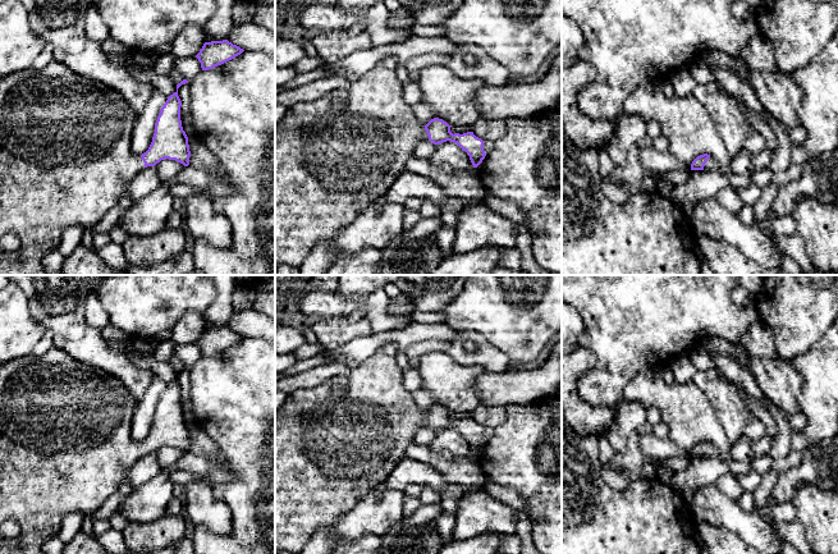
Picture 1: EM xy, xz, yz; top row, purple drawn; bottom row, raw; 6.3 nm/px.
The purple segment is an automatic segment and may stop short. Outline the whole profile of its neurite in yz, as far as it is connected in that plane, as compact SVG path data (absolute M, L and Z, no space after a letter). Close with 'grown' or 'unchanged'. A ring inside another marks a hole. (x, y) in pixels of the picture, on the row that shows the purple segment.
M708 154L697 156L691 164L691 170L713 171L718 168L716 160Z; grown

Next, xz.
M388 56L380 60L370 72L360 75L354 82L349 82L347 88L333 88L326 95L312 102L297 102L287 107L284 118L275 124L275 264L287 264L299 267L312 248L320 242L335 237L345 226L351 225L370 205L383 198L397 178L406 171L407 161L413 156L416 147L422 141L430 141L439 145L447 141L457 143L470 156L473 168L477 168L486 154L484 142L473 132L463 134L452 133L450 125L443 119L434 118L423 125L412 110L412 105L403 99L403 83L397 78L399 63L395 56Z; grown

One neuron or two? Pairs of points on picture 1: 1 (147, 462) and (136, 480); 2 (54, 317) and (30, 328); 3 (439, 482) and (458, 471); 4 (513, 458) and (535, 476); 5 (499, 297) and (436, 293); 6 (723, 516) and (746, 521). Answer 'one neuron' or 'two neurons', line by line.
1: one neuron
2: two neurons
3: two neurons
4: one neuron
5: two neurons
6: one neuron

